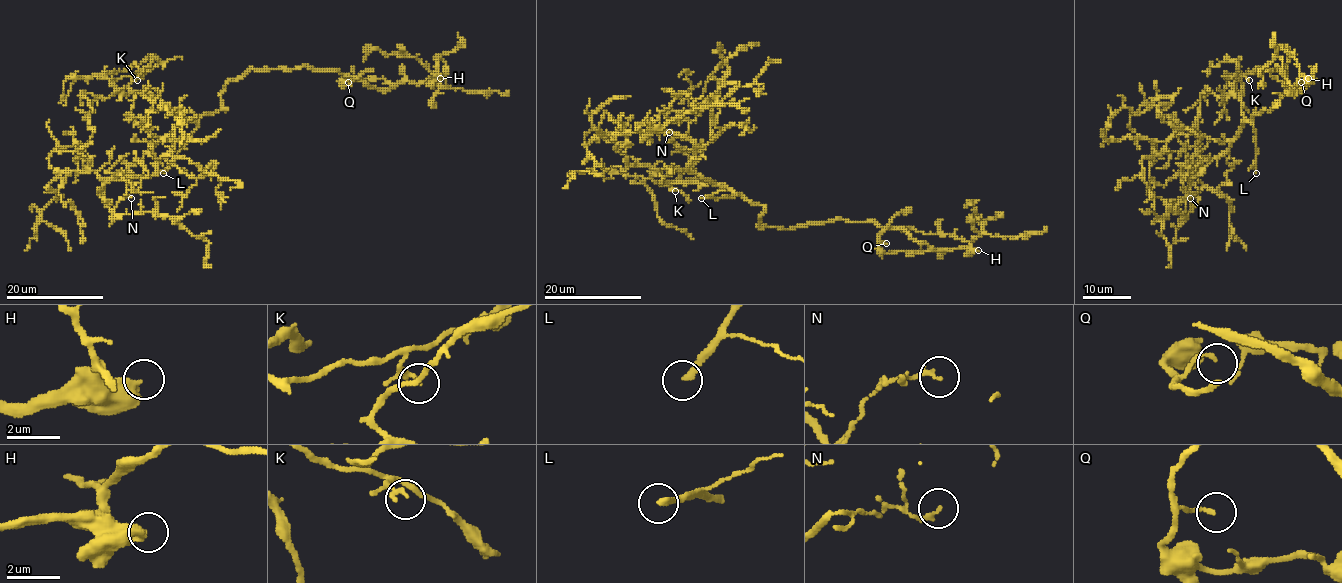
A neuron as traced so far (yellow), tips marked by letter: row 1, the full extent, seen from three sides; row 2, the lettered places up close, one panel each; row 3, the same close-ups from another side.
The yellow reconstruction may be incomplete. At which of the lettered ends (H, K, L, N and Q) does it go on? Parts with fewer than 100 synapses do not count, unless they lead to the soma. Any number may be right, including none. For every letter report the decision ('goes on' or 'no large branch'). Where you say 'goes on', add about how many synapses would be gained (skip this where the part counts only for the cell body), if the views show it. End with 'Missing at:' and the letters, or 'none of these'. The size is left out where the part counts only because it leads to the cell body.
H: goes on; about 110 synapses
K: no large branch
L: goes on
N: no large branch
Q: no large branch
Missing at: H, L

